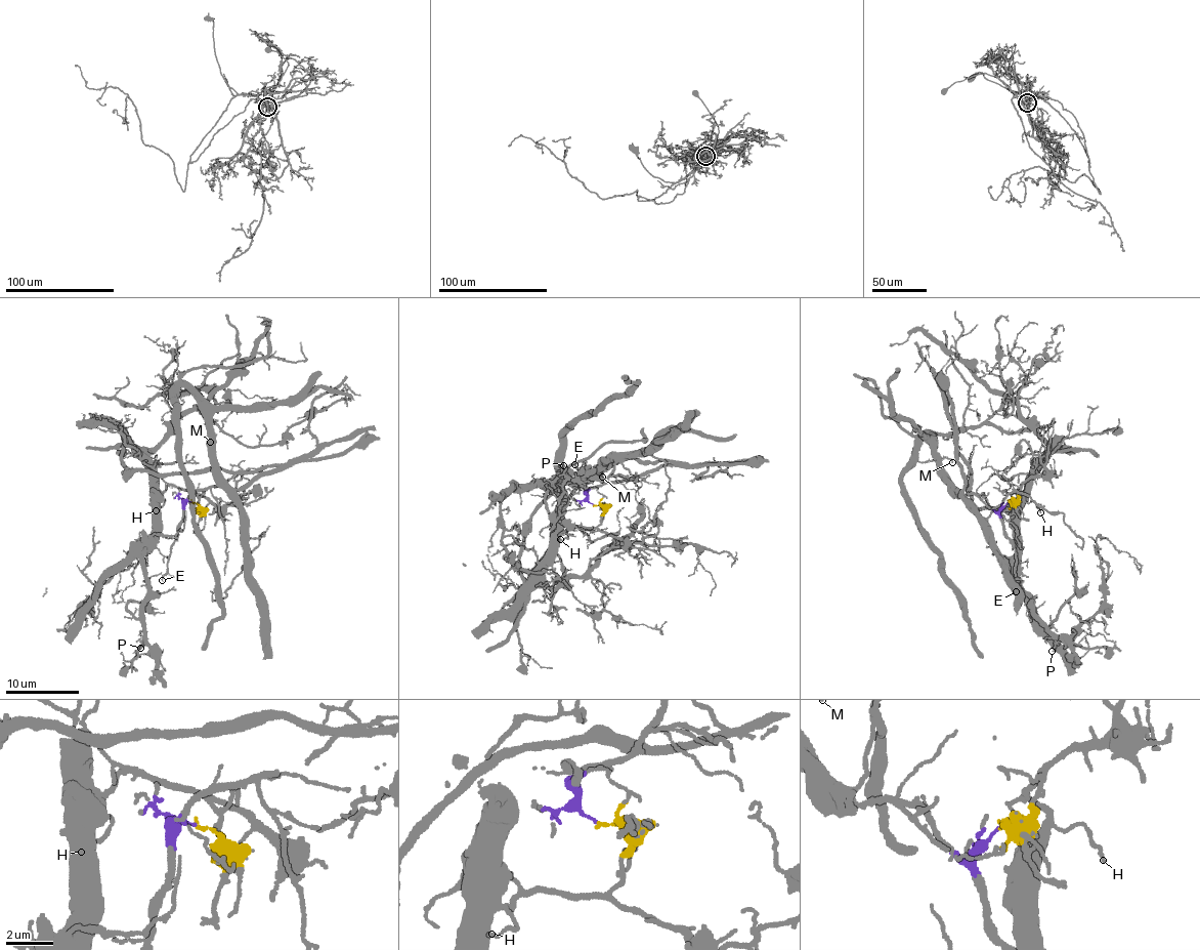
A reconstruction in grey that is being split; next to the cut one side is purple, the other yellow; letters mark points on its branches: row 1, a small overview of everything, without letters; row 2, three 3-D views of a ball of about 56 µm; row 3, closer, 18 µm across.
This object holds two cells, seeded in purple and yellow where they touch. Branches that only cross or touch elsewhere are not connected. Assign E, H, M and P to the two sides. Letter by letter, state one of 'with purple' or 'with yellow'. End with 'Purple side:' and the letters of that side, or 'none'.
E: with purple
H: with yellow
M: with purple
P: with yellow
Purple side: E, M

